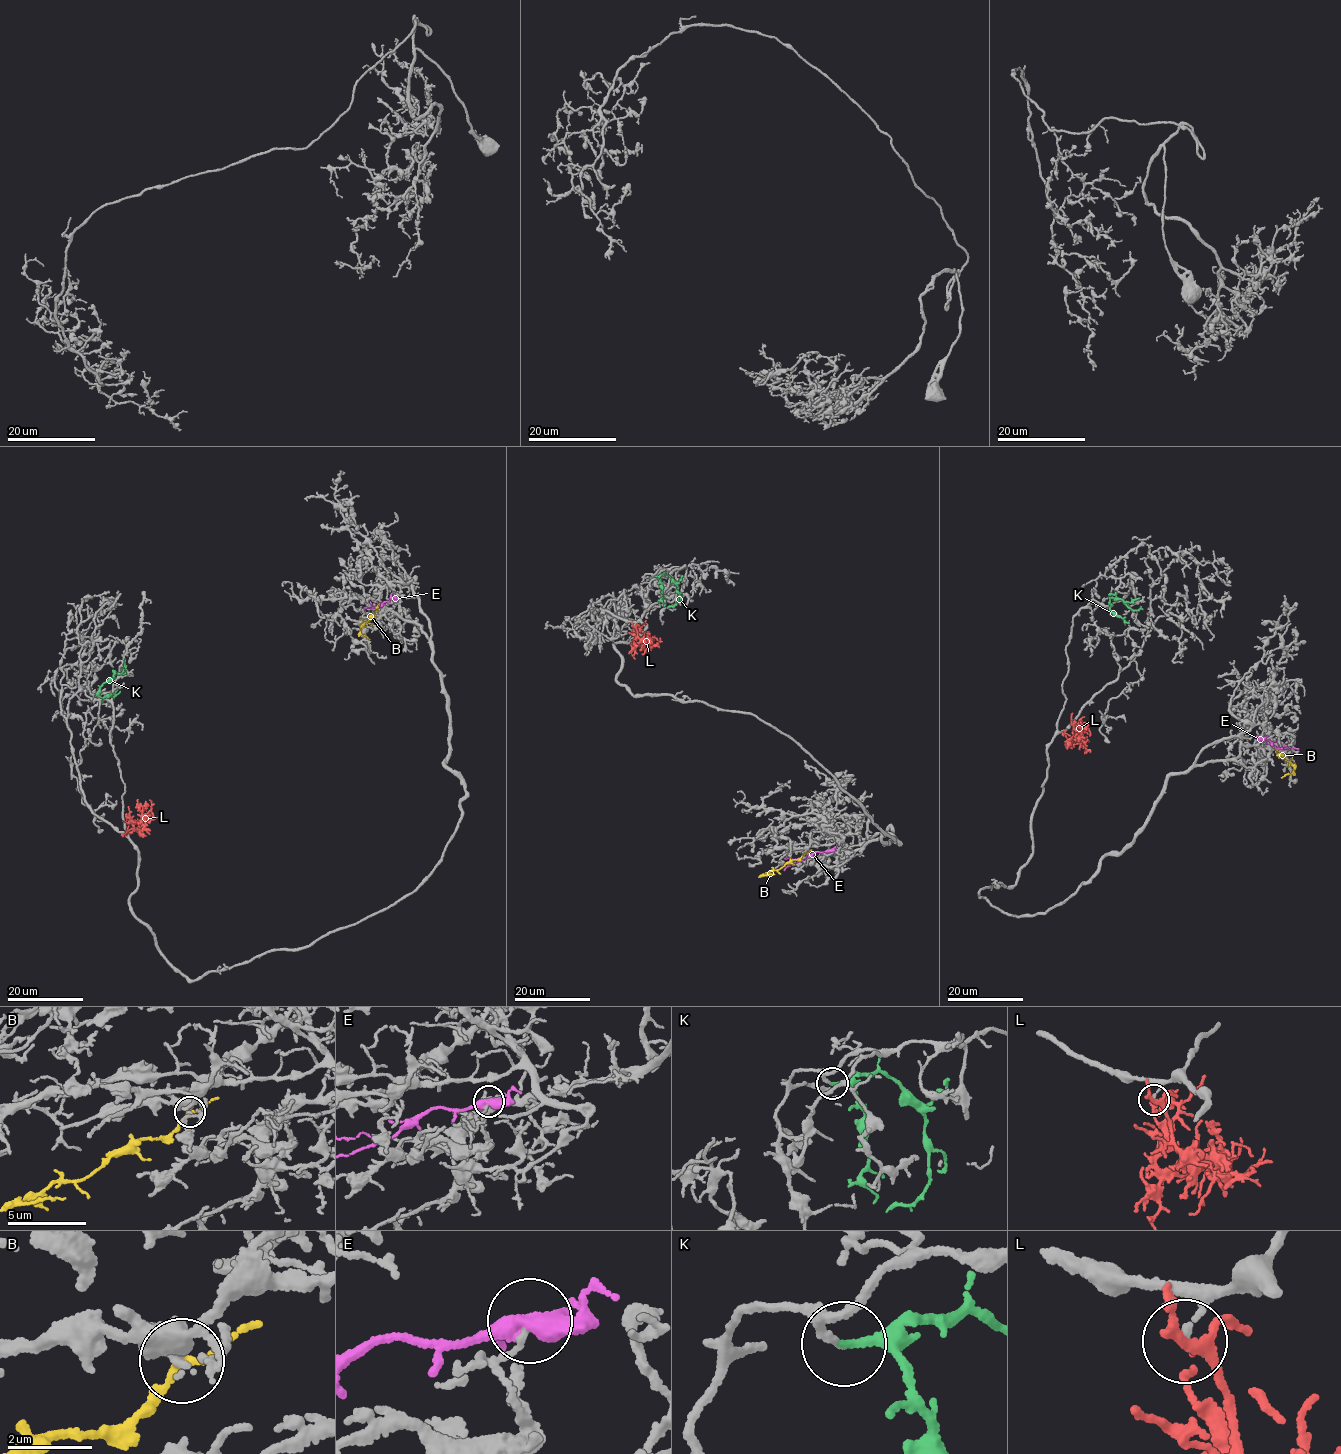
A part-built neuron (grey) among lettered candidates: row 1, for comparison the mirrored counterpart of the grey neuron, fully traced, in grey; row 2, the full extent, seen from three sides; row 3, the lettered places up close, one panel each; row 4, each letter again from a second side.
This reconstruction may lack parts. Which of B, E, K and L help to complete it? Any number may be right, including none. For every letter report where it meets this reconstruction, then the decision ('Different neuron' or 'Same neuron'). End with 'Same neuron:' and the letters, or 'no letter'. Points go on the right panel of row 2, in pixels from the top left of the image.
B: Touches grey at (1271, 744). Same neuron
E: Touches grey at (1262, 738). Different neuron
K: Touches grey at (1112, 605). Same neuron
L: Touches grey at (1065, 734). Different neuron
Same neuron: B, K

